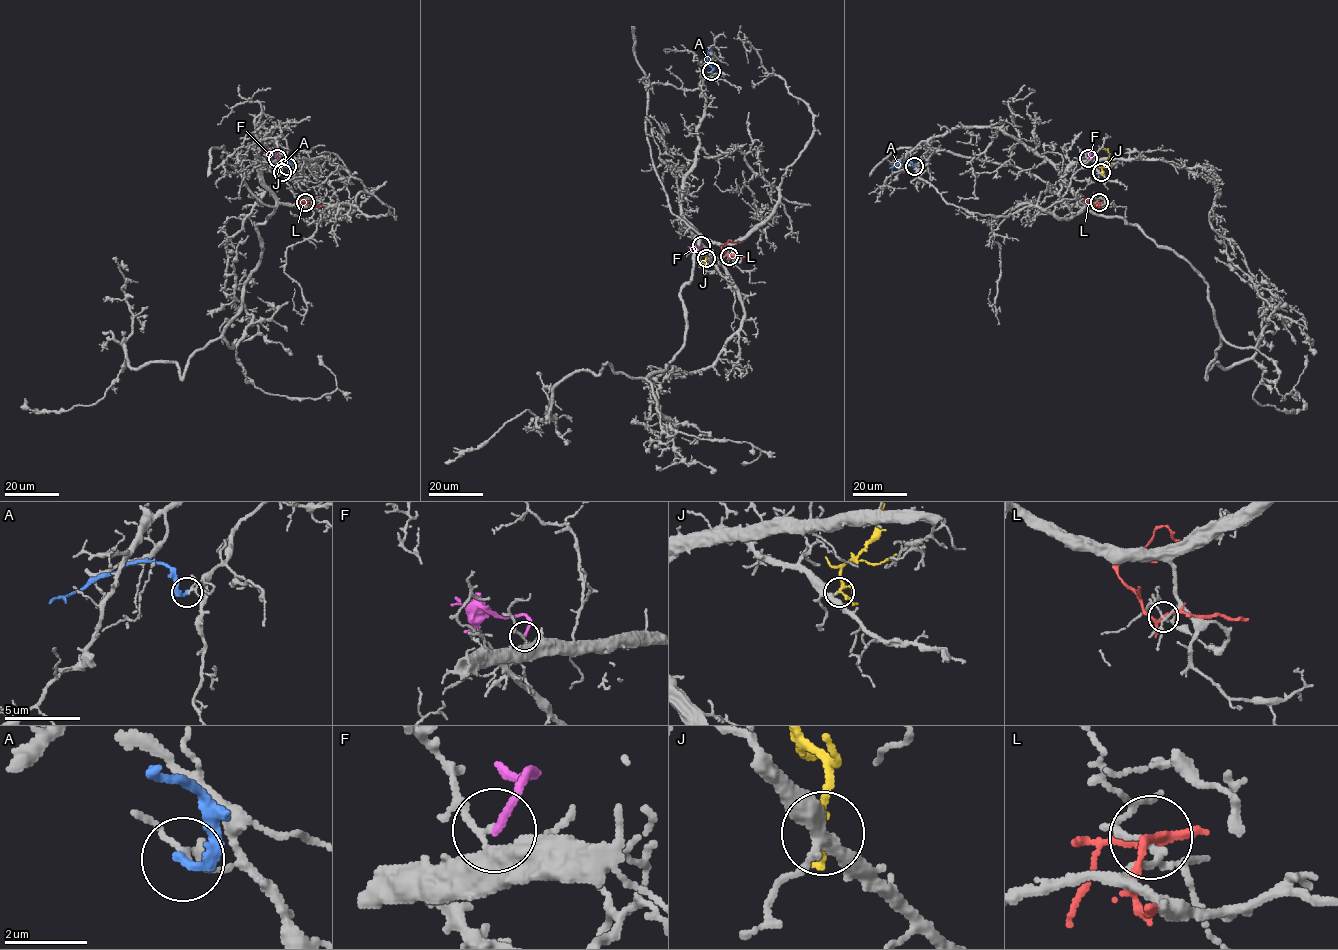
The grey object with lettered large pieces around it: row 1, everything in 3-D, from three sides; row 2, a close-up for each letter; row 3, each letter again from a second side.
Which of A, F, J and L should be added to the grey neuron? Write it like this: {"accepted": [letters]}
{"accepted": ["J"]}

